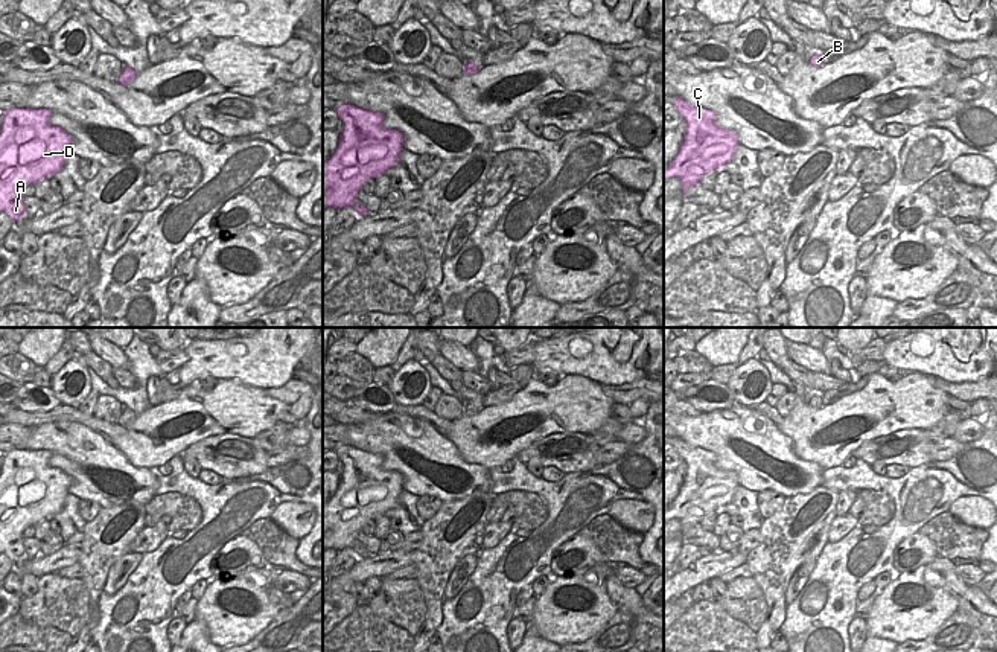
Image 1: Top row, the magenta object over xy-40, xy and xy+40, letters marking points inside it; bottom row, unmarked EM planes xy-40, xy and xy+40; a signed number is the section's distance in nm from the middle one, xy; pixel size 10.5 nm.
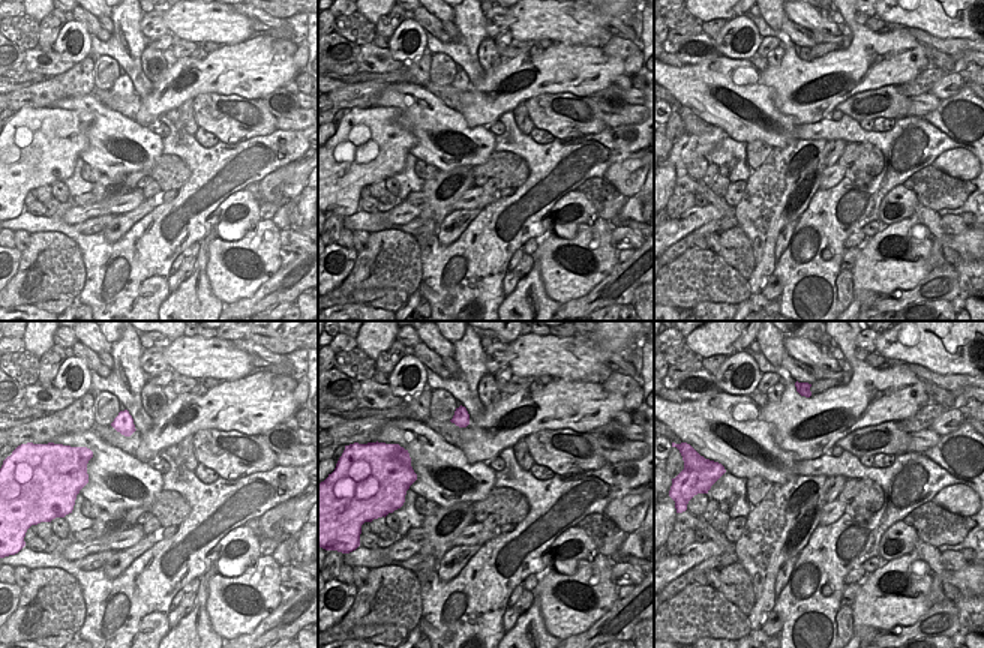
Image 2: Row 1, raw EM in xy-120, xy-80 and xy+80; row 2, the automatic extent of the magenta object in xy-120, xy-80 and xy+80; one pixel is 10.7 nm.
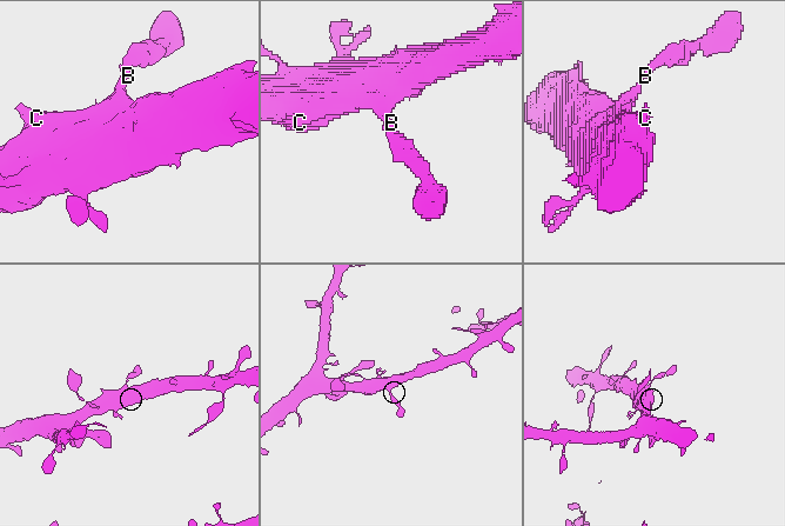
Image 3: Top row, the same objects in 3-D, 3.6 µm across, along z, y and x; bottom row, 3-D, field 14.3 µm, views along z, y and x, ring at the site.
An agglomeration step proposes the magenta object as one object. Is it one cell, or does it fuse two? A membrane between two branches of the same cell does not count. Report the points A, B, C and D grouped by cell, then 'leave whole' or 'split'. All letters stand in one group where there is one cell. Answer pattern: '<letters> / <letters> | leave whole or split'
A B C D | leave whole

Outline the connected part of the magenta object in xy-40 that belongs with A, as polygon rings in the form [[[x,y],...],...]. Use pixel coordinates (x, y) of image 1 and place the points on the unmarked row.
[[[46,449],[0,455],[0,553],[15,564],[26,556],[23,532],[62,510],[72,478],[49,465],[52,452]]]

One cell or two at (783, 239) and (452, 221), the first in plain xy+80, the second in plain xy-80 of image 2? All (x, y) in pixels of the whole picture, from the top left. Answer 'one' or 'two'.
one

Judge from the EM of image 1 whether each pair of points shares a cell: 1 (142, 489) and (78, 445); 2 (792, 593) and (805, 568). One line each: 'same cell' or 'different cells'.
1: same cell
2: same cell

